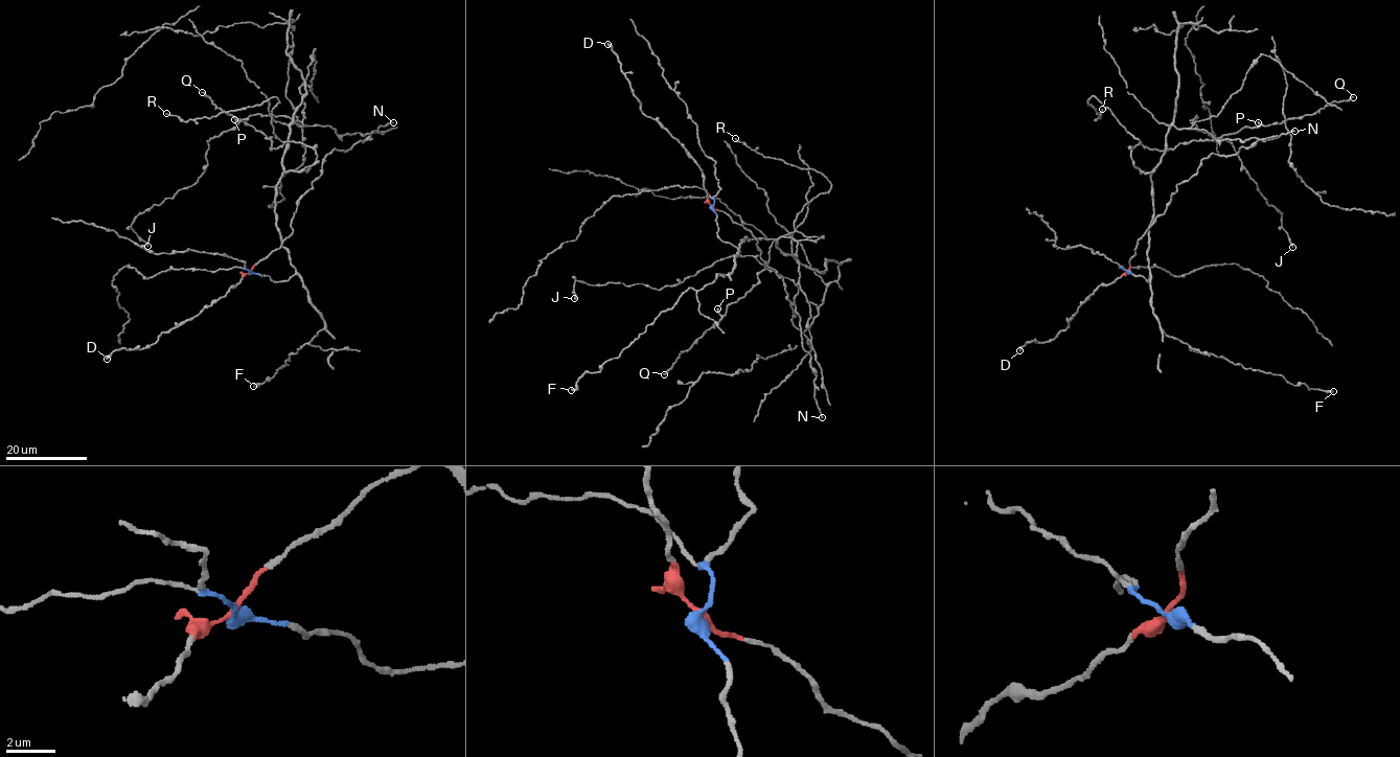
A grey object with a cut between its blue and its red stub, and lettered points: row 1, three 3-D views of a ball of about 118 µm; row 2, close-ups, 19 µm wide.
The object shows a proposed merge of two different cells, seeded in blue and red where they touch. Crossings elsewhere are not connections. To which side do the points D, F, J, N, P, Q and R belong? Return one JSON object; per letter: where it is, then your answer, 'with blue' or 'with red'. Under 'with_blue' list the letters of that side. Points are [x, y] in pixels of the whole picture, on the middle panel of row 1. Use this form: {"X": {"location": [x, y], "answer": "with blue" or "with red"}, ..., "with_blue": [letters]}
{"D": {"location": [607, 44], "answer": "with red"}, "F": {"location": [571, 390], "answer": "with blue"}, "J": {"location": [574, 298], "answer": "with blue"}, "N": {"location": [822, 417], "answer": "with red"}, "P": {"location": [717, 308], "answer": "with blue"}, "Q": {"location": [664, 374], "answer": "with blue"}, "R": {"location": [735, 138], "answer": "with blue"}, "with_blue": ["F", "J", "P", "Q", "R"]}

